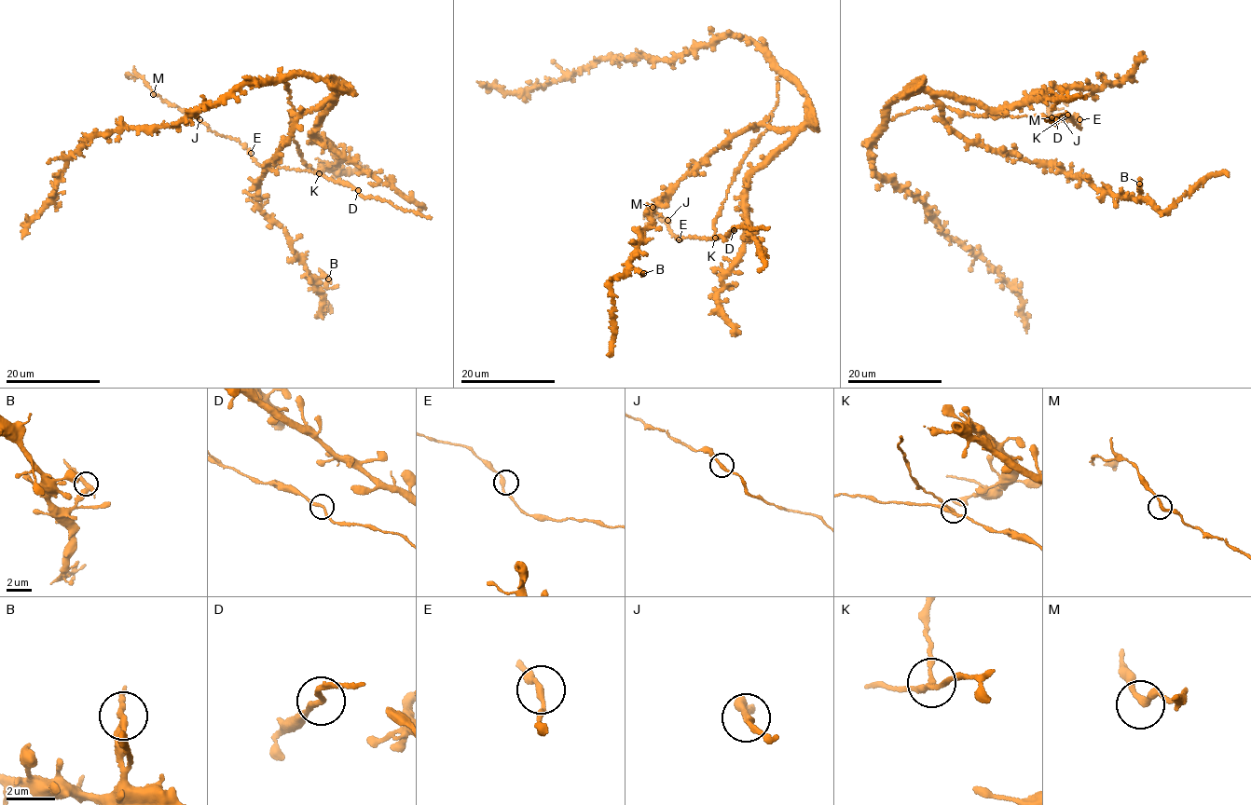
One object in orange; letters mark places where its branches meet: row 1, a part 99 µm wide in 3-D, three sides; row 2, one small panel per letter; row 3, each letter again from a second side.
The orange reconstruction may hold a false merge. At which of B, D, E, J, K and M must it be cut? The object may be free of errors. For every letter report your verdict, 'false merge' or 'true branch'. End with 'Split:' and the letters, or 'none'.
B: true branch
D: true branch
E: true branch
J: true branch
K: false merge
M: true branch
Split: K

